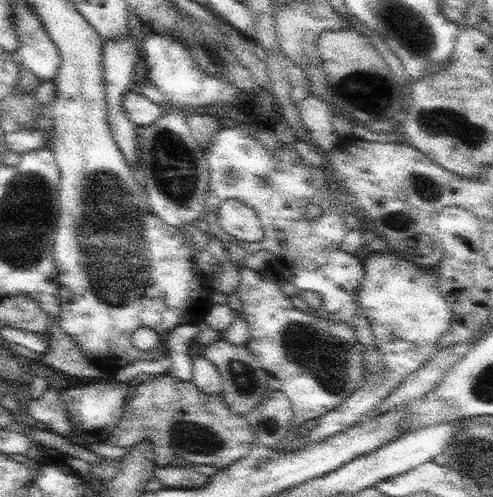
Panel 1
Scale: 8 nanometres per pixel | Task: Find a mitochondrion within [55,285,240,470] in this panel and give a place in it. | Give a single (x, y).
(189, 437)

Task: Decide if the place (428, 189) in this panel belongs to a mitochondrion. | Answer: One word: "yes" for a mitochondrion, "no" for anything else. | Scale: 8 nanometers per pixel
yes

